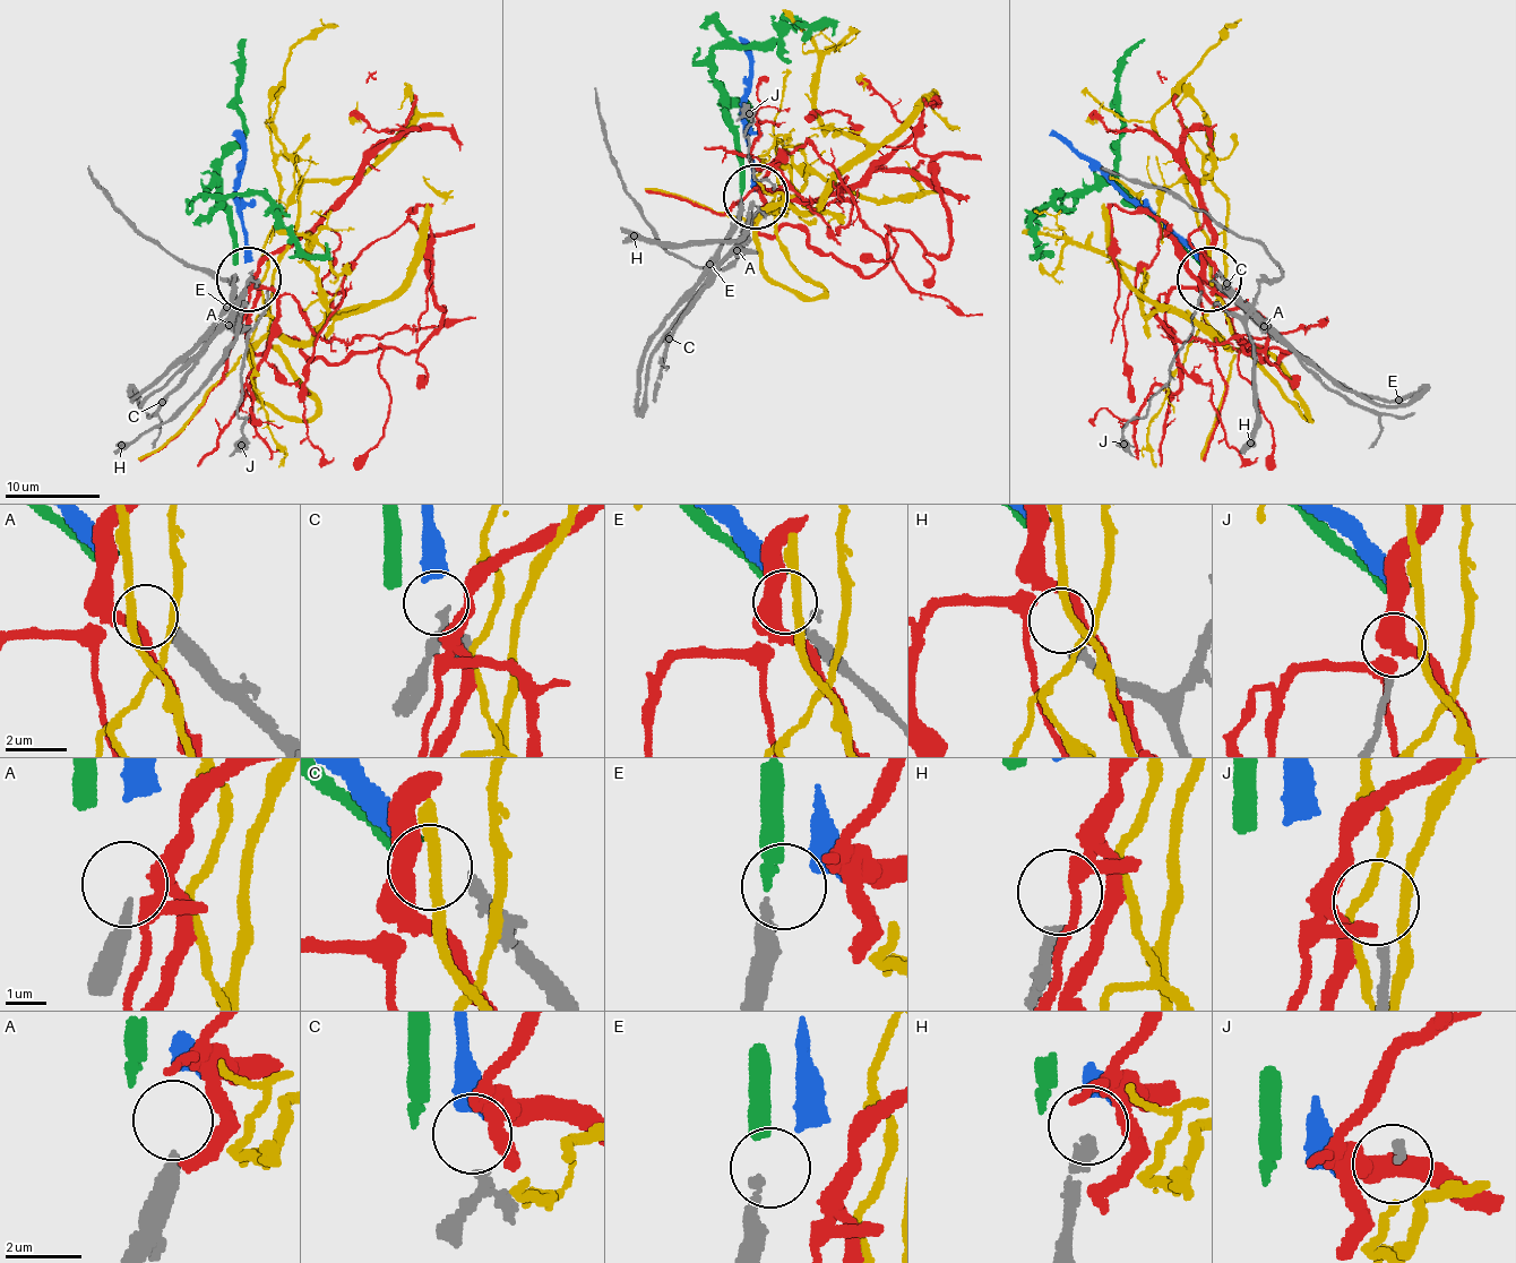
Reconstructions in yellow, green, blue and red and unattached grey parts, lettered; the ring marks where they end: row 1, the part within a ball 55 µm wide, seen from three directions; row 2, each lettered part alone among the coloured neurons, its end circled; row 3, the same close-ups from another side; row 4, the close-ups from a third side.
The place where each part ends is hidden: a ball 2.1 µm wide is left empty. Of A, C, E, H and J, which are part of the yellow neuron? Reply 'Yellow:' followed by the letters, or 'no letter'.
Yellow: no letter

